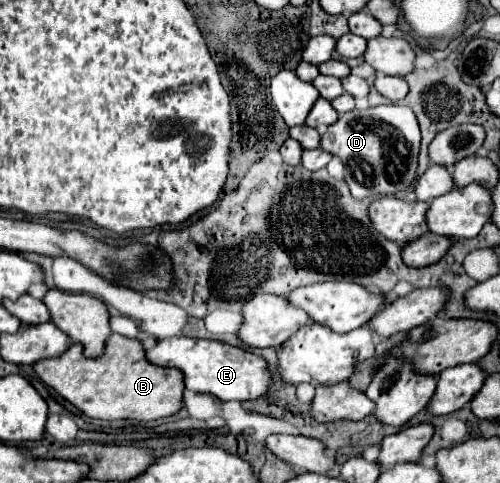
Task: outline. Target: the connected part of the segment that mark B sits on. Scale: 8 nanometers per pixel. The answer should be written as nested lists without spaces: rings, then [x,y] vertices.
[[[117,333],[105,341],[101,357],[87,359],[83,357],[83,347],[71,343],[63,355],[37,361],[33,369],[43,383],[53,387],[65,401],[73,403],[91,419],[153,421],[175,415],[183,407],[183,377],[179,377],[179,371],[147,363],[143,345],[137,339]]]

